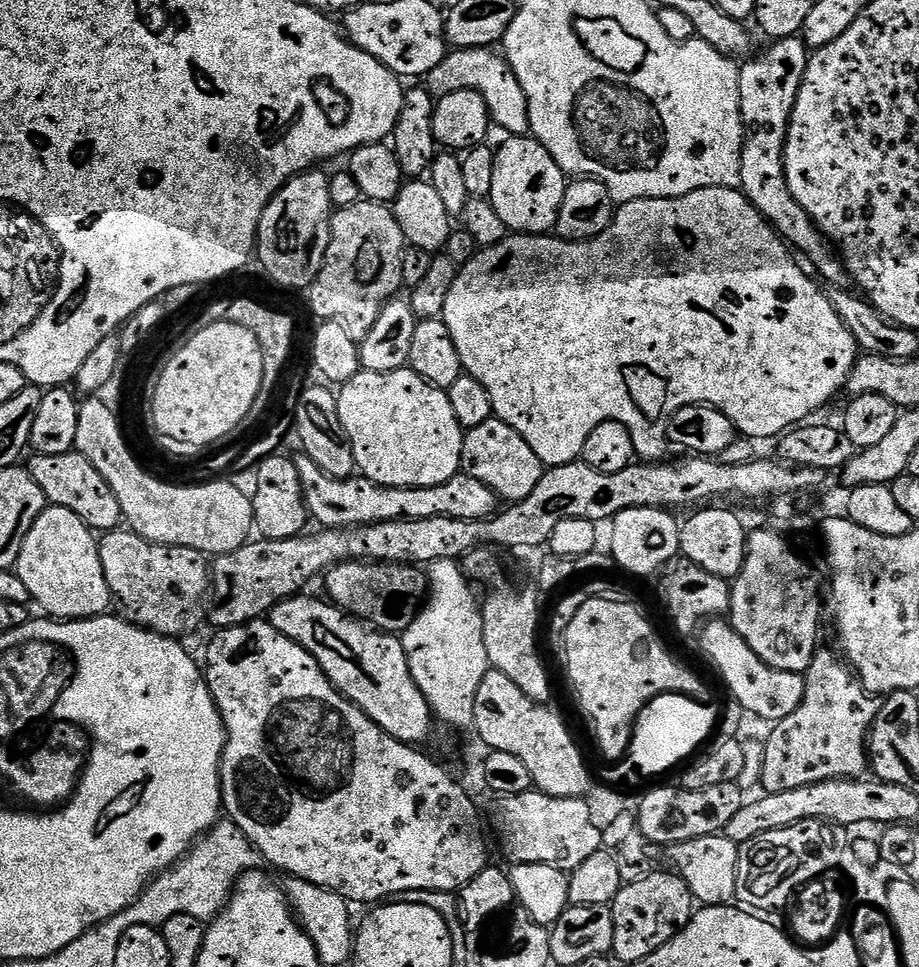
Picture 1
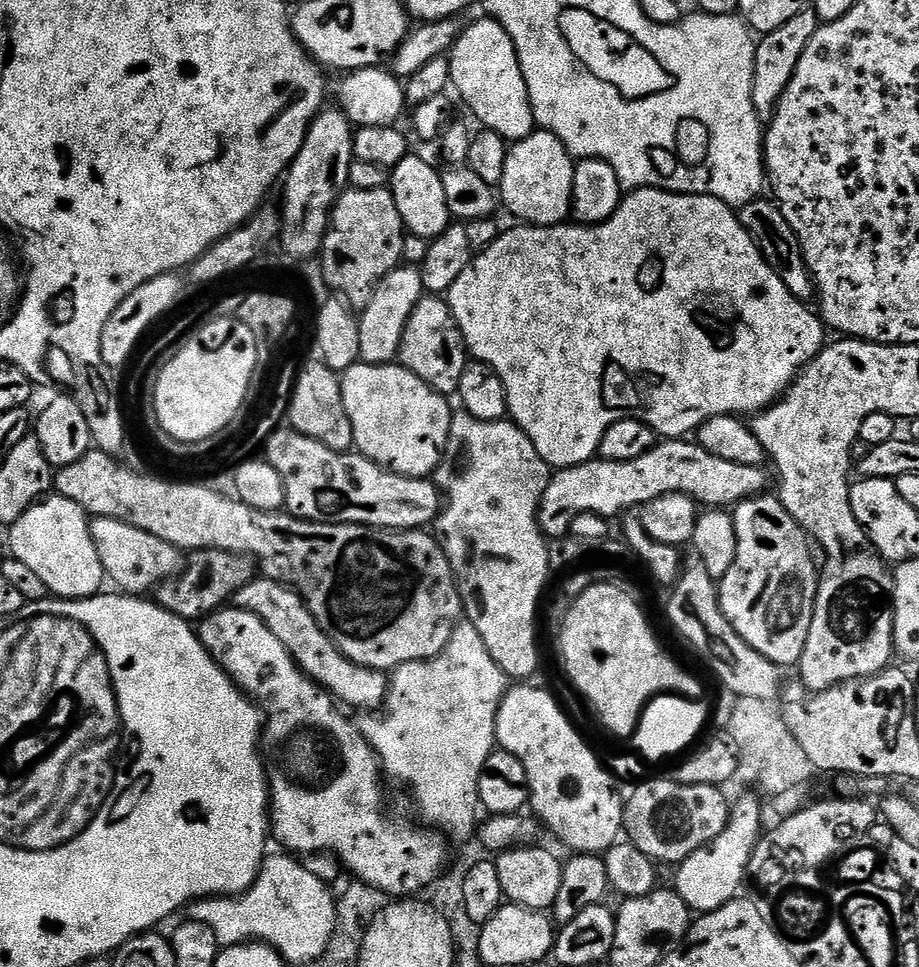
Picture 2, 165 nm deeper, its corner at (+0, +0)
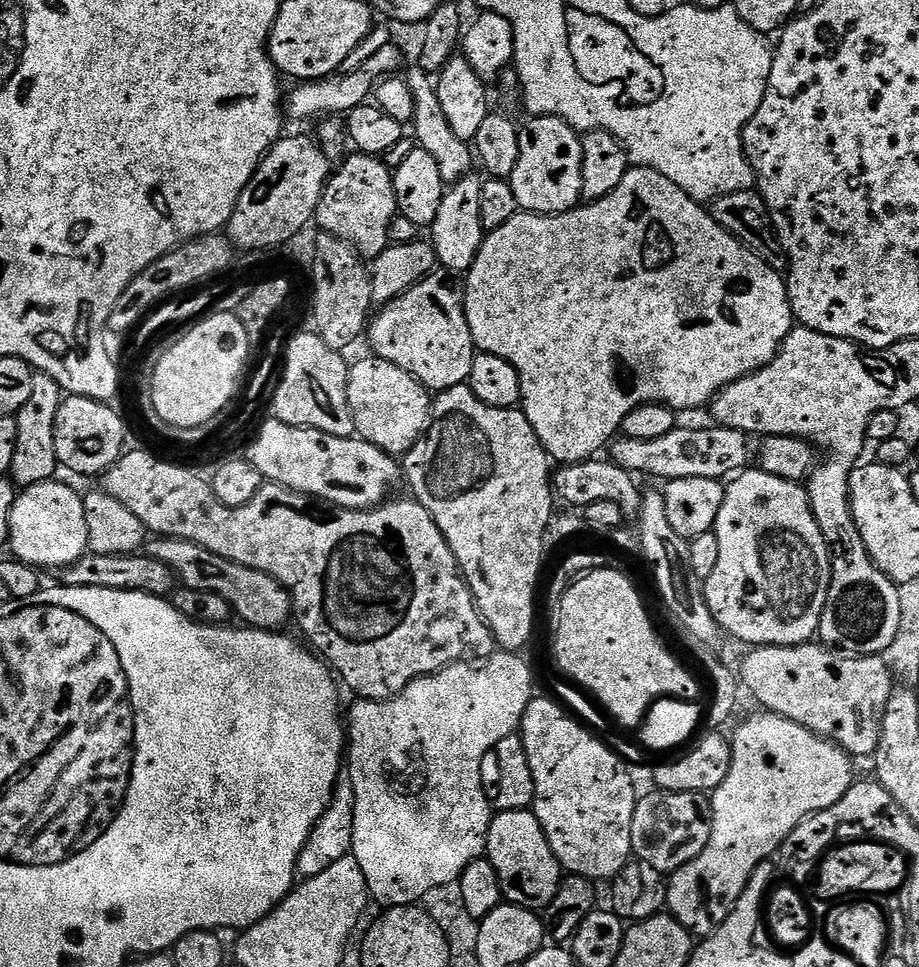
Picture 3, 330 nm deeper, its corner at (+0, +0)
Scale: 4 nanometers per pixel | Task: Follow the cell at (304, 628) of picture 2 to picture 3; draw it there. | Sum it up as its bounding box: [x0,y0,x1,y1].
[147,536,294,632]

